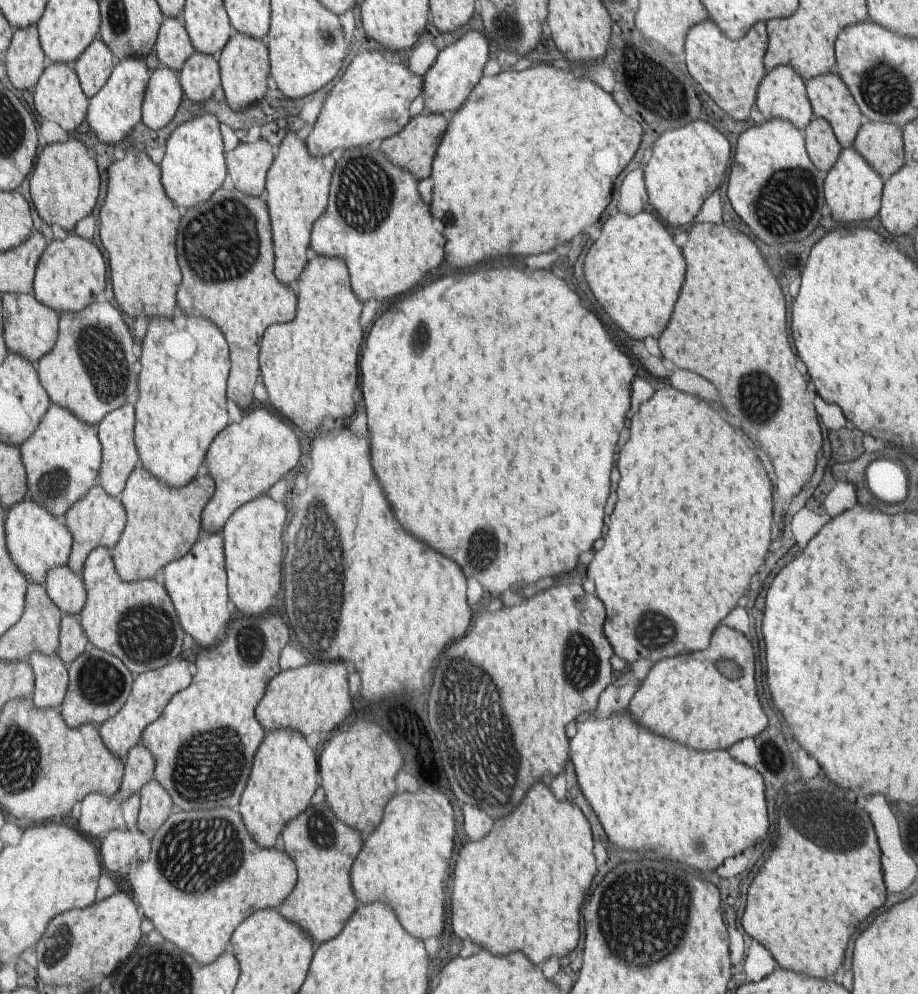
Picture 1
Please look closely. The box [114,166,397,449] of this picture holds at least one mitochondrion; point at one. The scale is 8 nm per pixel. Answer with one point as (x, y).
(215, 256)

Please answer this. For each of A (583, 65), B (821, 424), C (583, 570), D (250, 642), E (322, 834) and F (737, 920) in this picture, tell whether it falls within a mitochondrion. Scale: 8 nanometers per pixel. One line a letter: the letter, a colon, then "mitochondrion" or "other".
A: other
B: other
C: other
D: mitochondrion
E: mitochondrion
F: other

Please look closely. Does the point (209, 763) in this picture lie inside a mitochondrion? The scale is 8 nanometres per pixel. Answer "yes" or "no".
yes

